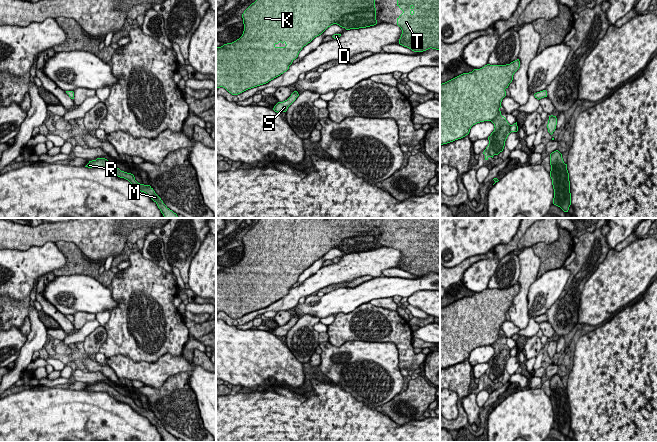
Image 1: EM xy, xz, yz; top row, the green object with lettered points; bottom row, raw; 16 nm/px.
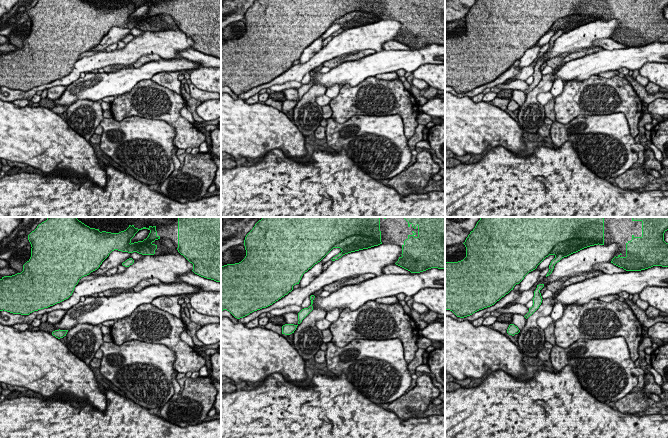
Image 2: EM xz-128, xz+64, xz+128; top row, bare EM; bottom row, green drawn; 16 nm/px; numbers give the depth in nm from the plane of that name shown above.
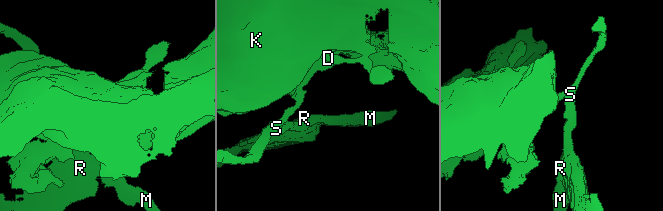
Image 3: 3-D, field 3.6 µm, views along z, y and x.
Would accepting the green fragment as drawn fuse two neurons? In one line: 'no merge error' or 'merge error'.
merge error

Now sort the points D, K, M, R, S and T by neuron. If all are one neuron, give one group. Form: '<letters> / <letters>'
D K T / M R S

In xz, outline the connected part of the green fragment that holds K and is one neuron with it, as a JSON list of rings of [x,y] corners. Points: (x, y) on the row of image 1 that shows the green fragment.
[[[256,0],[242,18],[242,36],[216,48],[216,88],[223,87],[232,95],[286,72],[302,48],[333,24],[346,30],[377,24],[375,0]]]

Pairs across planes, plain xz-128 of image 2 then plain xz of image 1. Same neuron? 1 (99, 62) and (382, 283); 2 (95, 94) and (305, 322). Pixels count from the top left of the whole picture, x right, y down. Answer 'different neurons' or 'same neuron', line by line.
1: different neurons
2: different neurons

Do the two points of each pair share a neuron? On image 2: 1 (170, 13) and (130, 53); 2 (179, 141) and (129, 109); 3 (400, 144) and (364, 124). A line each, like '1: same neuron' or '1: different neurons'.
1: different neurons
2: same neuron
3: same neuron

